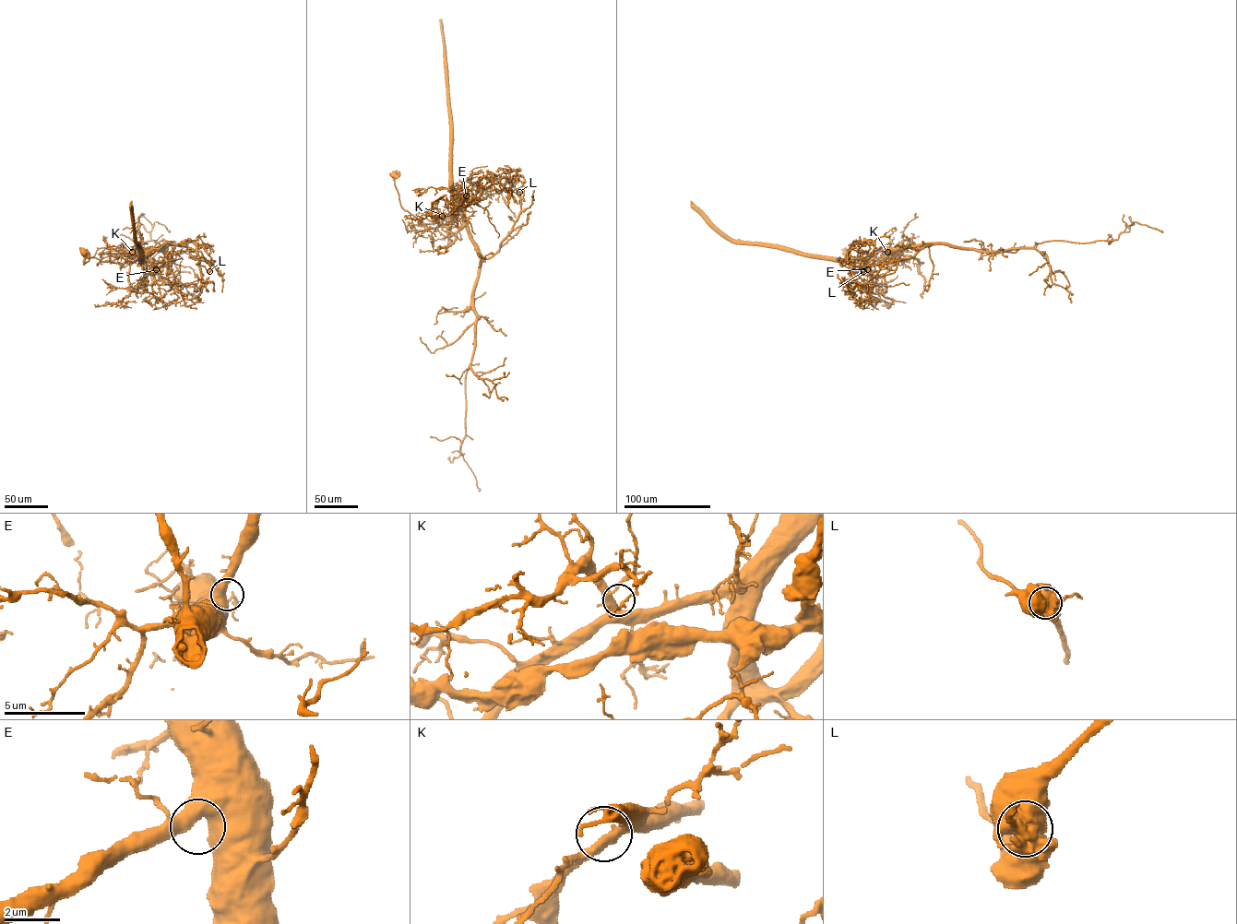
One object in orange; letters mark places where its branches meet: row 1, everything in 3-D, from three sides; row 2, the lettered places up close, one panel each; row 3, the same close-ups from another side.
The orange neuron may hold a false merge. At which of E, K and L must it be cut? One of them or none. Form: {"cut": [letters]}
{"cut": ["L"]}

